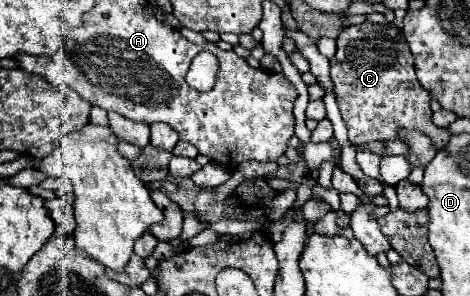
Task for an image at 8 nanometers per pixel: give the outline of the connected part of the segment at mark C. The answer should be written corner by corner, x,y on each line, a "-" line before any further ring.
362,23
346,27
338,37
338,51
330,59
330,77
334,83
336,103
348,127
352,145
370,141
396,141
400,129
416,129
430,137
436,149
444,149
450,131
434,125
430,109
430,93
416,79
414,57
396,25

